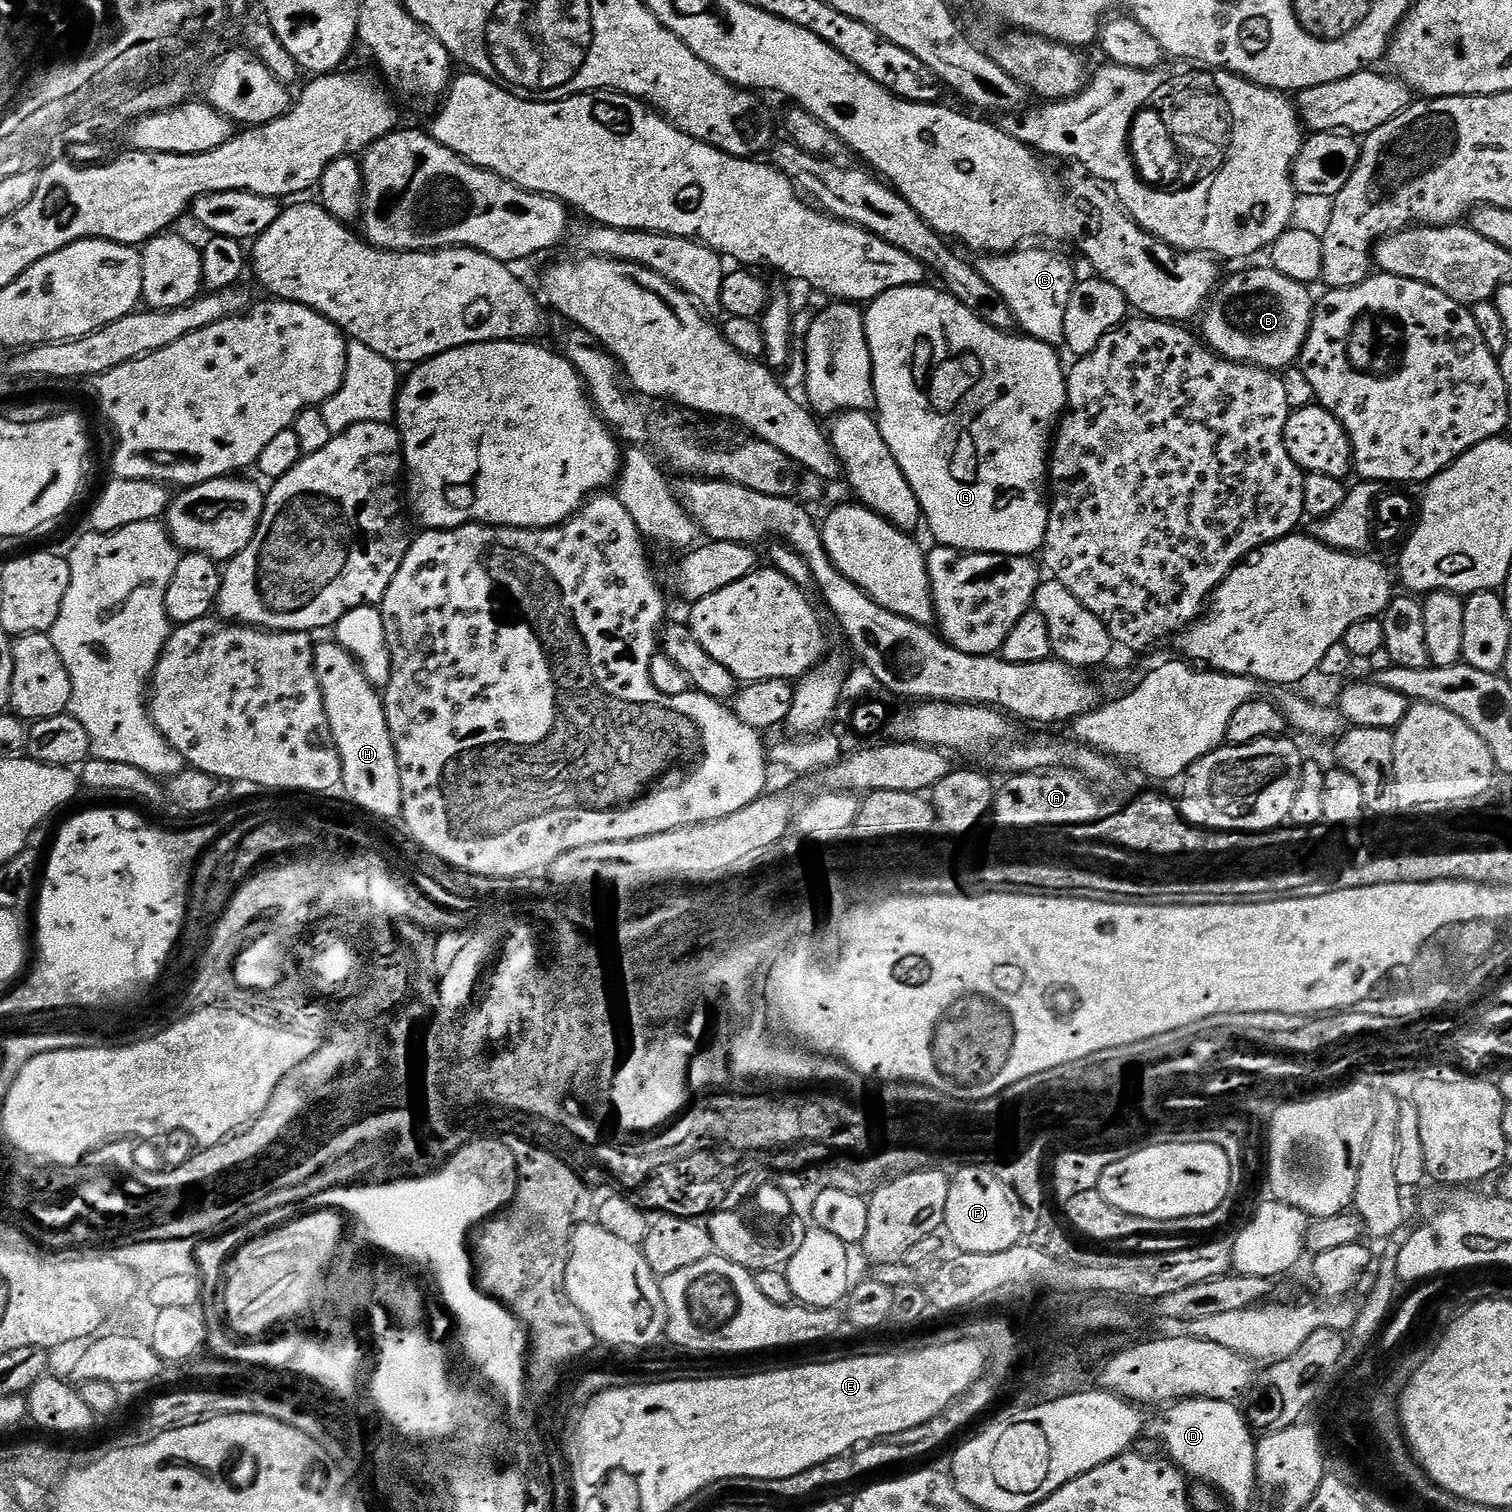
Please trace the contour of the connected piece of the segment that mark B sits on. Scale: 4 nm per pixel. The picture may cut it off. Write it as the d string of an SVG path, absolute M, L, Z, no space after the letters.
M1271 266L1252 268L1249 272L1240 272L1227 280L1228 277L1217 287L1210 303L1203 309L1204 321L1201 322L1199 331L1204 343L1219 356L1225 356L1239 364L1253 364L1255 368L1269 370L1281 370L1280 368L1288 368L1291 364L1293 367L1299 361L1312 325L1314 296L1312 300L1308 293L1311 292L1309 285L1294 282L1294 278L1286 278L1286 274Z

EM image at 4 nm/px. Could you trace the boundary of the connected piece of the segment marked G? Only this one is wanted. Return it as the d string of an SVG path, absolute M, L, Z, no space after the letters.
M924 284L902 286L886 290L886 294L877 296L867 305L864 312L866 322L866 338L872 355L872 377L876 391L875 415L882 430L882 438L886 438L886 446L890 446L890 454L898 462L902 474L906 474L906 482L914 490L920 503L926 528L932 531L937 545L945 548L956 548L959 552L993 552L999 556L1032 556L1039 553L1044 546L1044 535L1048 529L1048 510L1050 496L1046 489L1050 484L1050 445L1054 440L1054 429L1063 417L1068 403L1068 381L1066 364L1060 361L1055 347L1033 336L999 332L994 326L982 322L962 302L958 302L939 287L928 288Z

